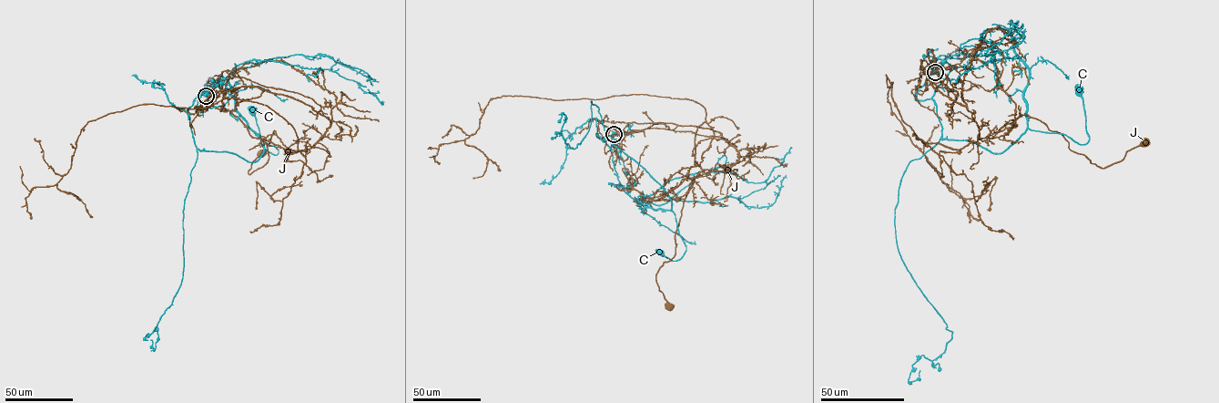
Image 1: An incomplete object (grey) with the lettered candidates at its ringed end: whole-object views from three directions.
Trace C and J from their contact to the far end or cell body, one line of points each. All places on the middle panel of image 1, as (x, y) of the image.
C: (614, 134), (599, 139), (595, 134), (635, 160), (671, 201), (685, 251), (680, 259), (672, 261), (660, 252)
J: (614, 134), (696, 126), (738, 153), (689, 188), (675, 255), (655, 276), (670, 306)

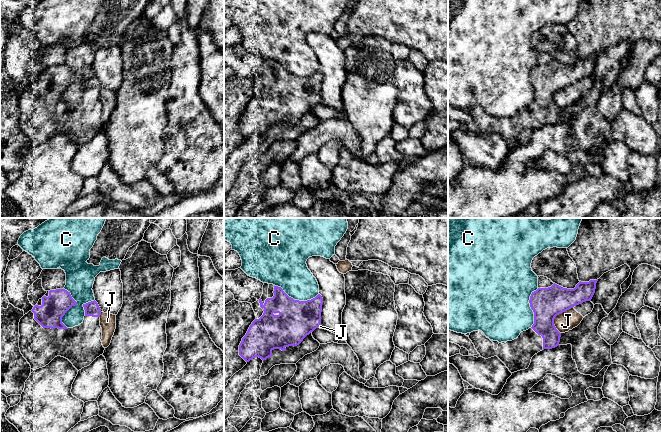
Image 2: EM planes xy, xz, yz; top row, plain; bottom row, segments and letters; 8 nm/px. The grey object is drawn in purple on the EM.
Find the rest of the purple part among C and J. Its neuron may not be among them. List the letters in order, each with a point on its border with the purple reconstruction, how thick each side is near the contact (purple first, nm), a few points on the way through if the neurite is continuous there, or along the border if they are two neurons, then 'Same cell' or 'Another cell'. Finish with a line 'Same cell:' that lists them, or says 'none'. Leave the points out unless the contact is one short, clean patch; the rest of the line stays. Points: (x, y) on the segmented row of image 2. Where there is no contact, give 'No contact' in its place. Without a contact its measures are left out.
C: Touches purple at xy (70, 307). Thickness 200 nm (purple) against 220 nm. Another cell
J: Touches purple at yz (555, 316). Thickness 260 nm (purple) against 150 nm. Another cell
Same cell: none

